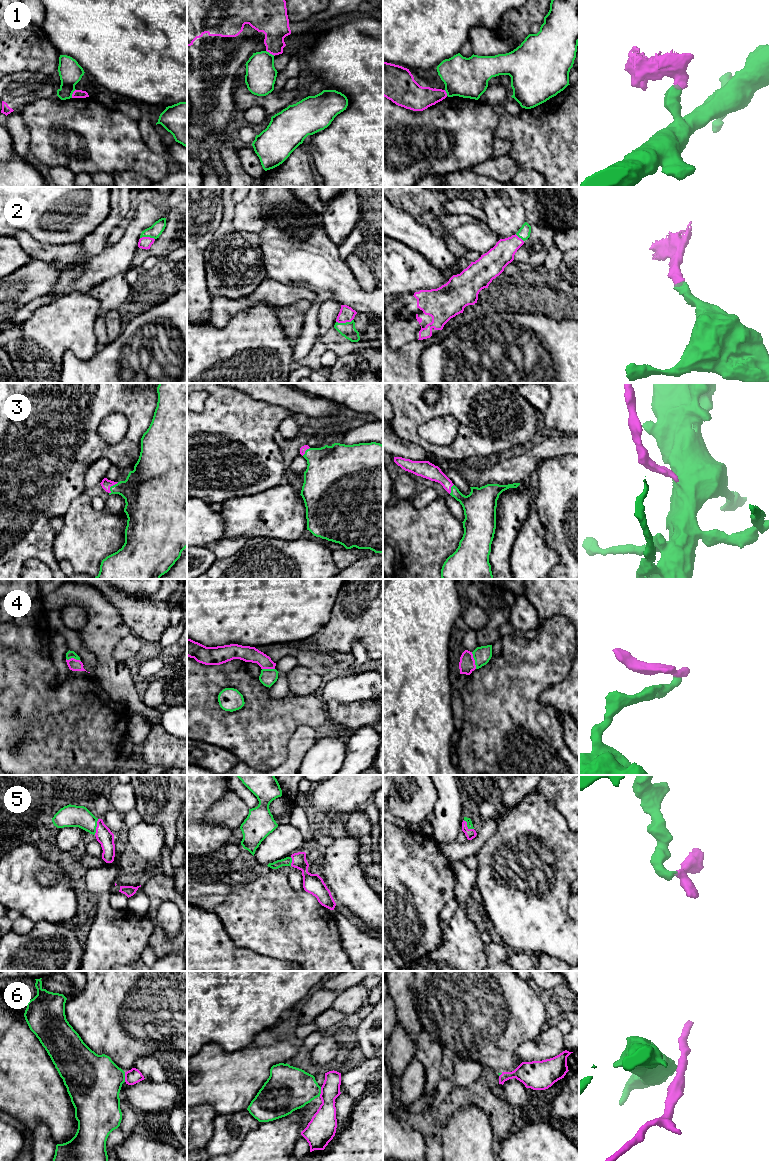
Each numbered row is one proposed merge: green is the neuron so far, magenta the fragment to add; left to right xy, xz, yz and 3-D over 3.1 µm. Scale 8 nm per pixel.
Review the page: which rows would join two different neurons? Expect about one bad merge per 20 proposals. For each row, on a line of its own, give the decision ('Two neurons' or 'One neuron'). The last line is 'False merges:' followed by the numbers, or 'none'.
1: Two neurons
2: One neuron
3: One neuron
4: One neuron
5: One neuron
6: Two neurons
False merges: 1, 6

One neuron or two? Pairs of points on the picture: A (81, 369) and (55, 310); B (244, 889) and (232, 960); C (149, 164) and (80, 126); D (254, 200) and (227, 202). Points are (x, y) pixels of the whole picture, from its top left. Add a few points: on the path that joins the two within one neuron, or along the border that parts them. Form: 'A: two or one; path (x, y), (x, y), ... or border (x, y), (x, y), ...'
A: two; border (98, 349), (88, 359), (67, 350), (60, 372)
B: two; border (223, 925), (237, 946), (257, 953)
C: one; path (132, 154), (110, 141), (97, 137)
D: two; border (235, 204), (234, 227)

